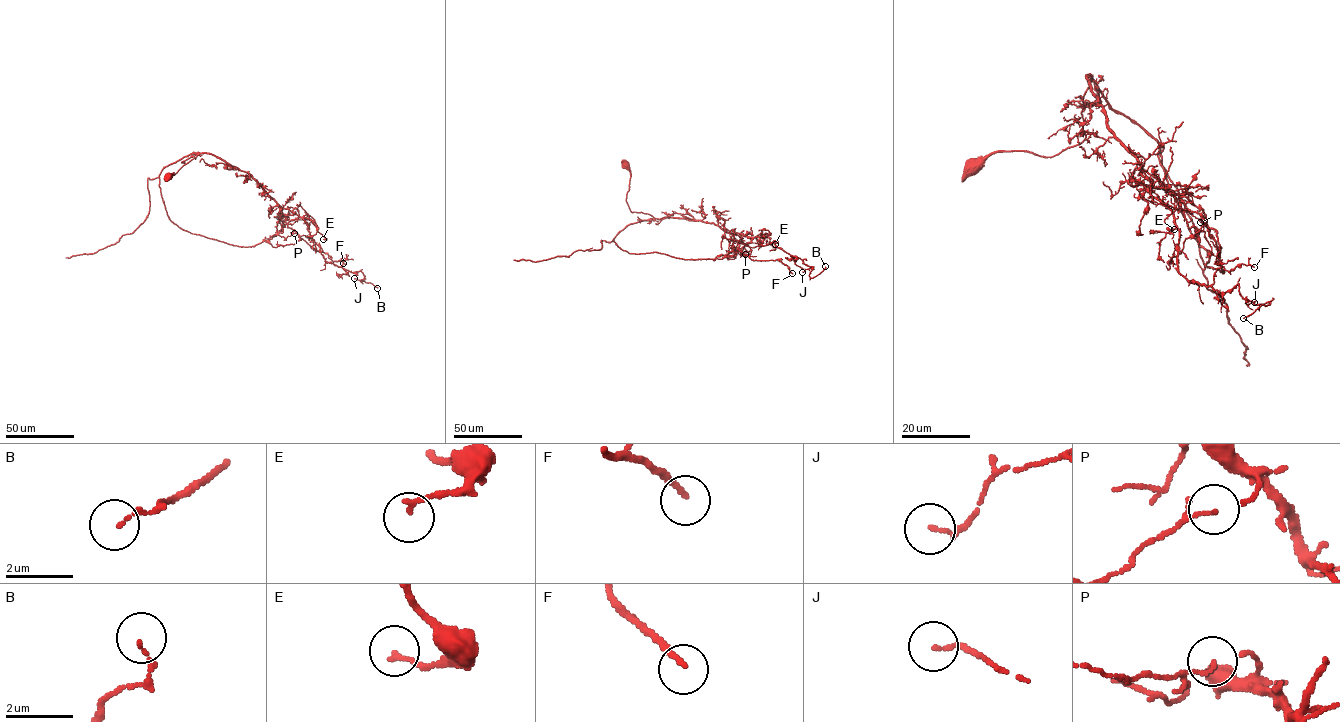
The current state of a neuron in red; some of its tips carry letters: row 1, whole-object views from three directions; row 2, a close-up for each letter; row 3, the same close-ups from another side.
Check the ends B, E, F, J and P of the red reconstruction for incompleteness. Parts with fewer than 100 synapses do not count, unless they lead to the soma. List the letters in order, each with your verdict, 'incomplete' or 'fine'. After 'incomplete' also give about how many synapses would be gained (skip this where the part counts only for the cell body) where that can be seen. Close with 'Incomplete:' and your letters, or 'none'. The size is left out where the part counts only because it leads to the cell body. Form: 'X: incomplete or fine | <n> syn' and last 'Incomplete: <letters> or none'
B: fine
E: fine
F: fine
J: fine
P: fine
Incomplete: none

